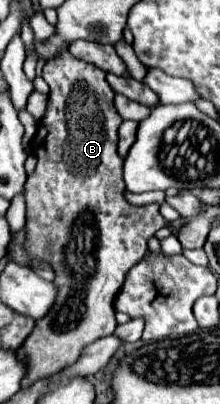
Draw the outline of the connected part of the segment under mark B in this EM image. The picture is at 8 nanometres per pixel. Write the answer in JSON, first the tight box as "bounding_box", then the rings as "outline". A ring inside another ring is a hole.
{"bounding_box":[21,50,189,388],"outline":[[[63,50],[59,52],[59,56],[45,62],[43,80],[49,84],[49,104],[33,138],[37,168],[33,172],[33,178],[27,178],[25,182],[25,228],[29,236],[29,254],[51,264],[57,274],[55,284],[61,288],[61,294],[57,296],[53,312],[37,320],[37,328],[21,346],[21,356],[29,356],[29,376],[25,376],[23,388],[33,384],[37,376],[49,376],[73,364],[73,360],[81,356],[81,348],[85,344],[91,344],[99,336],[109,336],[115,332],[117,322],[113,300],[123,286],[125,274],[143,260],[147,252],[147,240],[159,228],[171,226],[178,231],[189,221],[179,217],[176,221],[167,222],[159,214],[159,204],[133,206],[123,198],[123,158],[117,154],[117,130],[123,120],[113,106],[115,92],[107,84],[105,72],[101,68],[83,62]]]}

